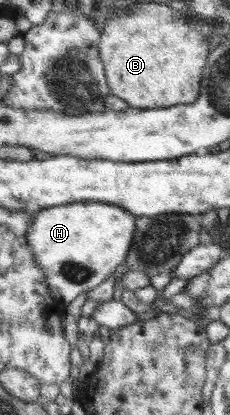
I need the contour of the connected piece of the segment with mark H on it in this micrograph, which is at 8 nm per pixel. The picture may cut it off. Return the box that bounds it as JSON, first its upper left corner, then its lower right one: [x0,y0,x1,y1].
[26,201,136,305]

